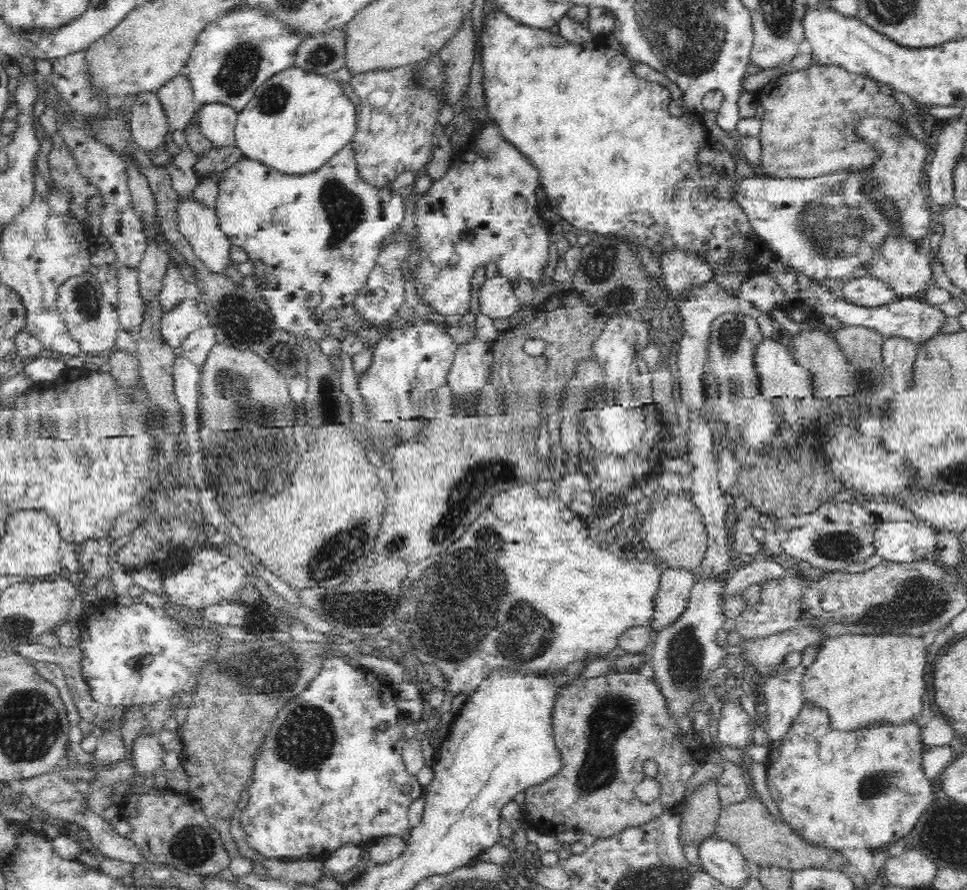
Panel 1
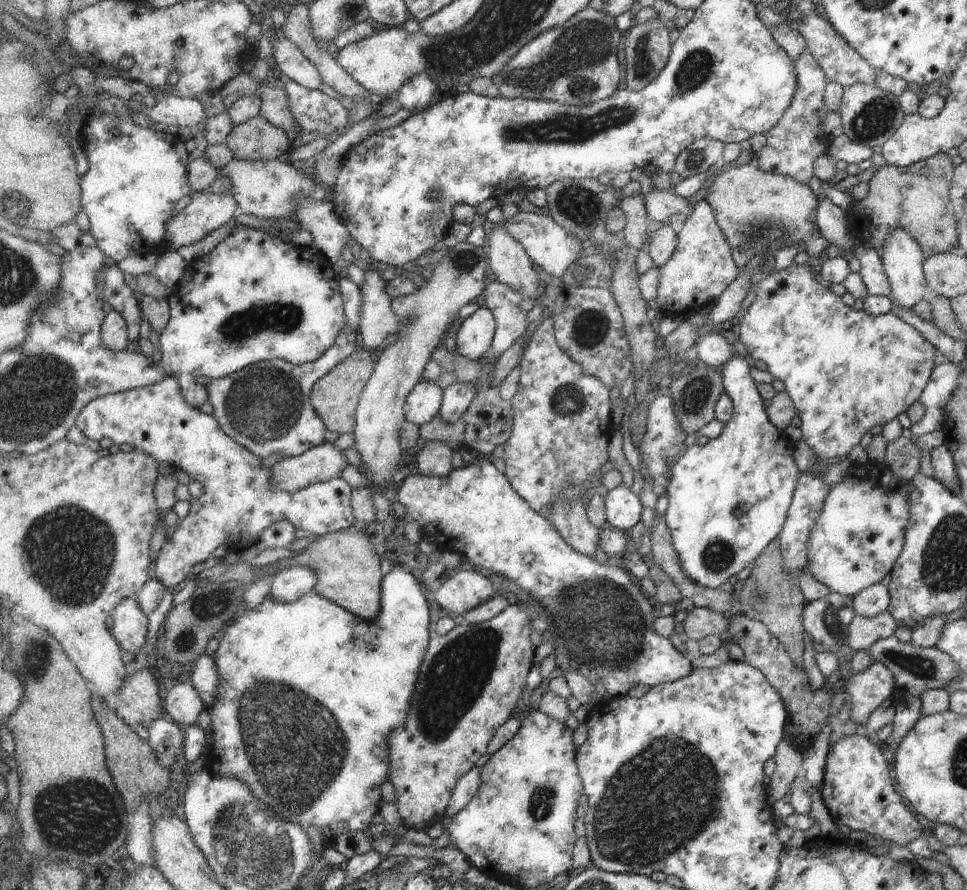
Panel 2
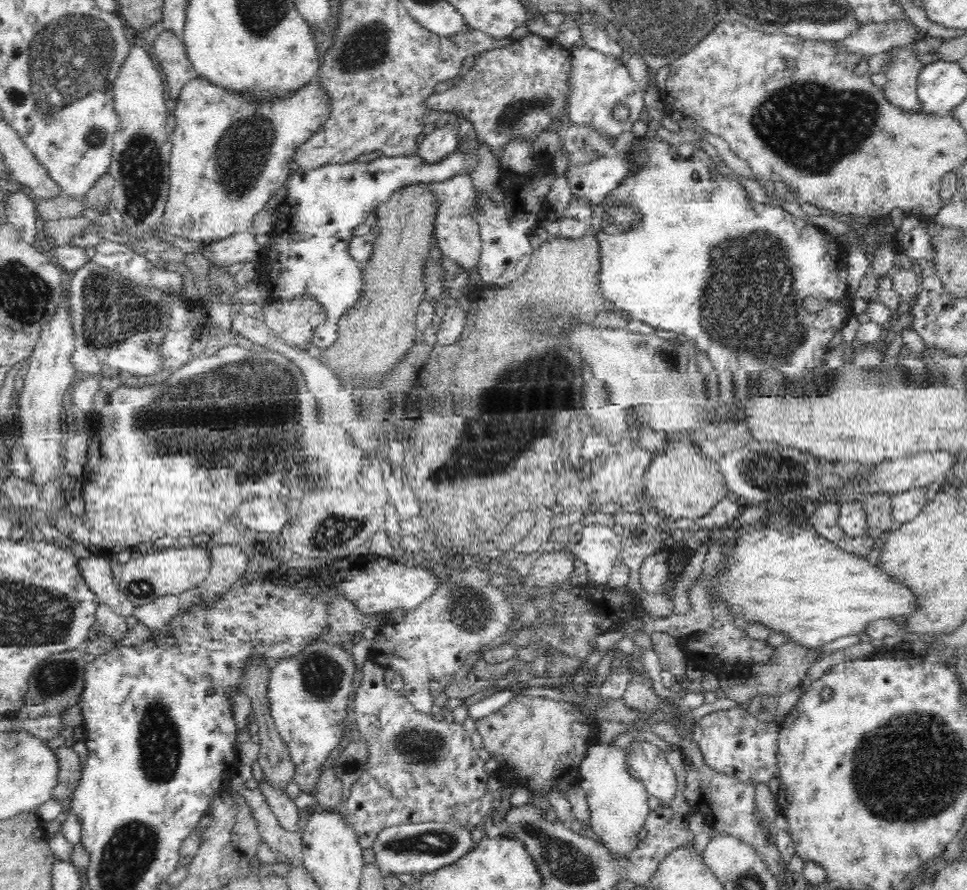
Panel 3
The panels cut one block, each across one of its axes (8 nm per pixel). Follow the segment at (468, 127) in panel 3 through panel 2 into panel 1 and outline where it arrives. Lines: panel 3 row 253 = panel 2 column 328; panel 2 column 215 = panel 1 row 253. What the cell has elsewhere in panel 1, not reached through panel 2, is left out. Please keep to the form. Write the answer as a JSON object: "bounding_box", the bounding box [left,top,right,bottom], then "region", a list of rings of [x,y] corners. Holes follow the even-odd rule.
{"bounding_box":[215,143,406,348],"region":[[[348,143],[335,157],[332,157],[324,166],[320,166],[318,170],[305,175],[282,174],[272,167],[262,164],[260,161],[250,160],[248,158],[240,158],[232,166],[223,171],[222,180],[218,182],[219,193],[215,202],[215,211],[217,212],[220,228],[228,235],[232,245],[241,247],[249,257],[249,261],[255,266],[253,280],[257,285],[257,291],[263,296],[265,303],[270,307],[274,315],[276,325],[288,333],[294,335],[299,340],[302,336],[307,338],[315,338],[315,340],[322,340],[328,334],[335,334],[338,338],[343,340],[346,335],[354,334],[363,339],[365,347],[372,348],[374,342],[383,336],[384,333],[379,332],[376,327],[368,325],[361,328],[364,319],[354,308],[354,300],[358,296],[359,290],[365,286],[370,271],[376,266],[378,253],[381,250],[382,241],[389,234],[393,234],[402,224],[404,220],[404,212],[406,212],[406,201],[394,190],[388,187],[376,188],[369,186],[358,174],[357,162],[355,159],[355,147],[352,143]]]}

